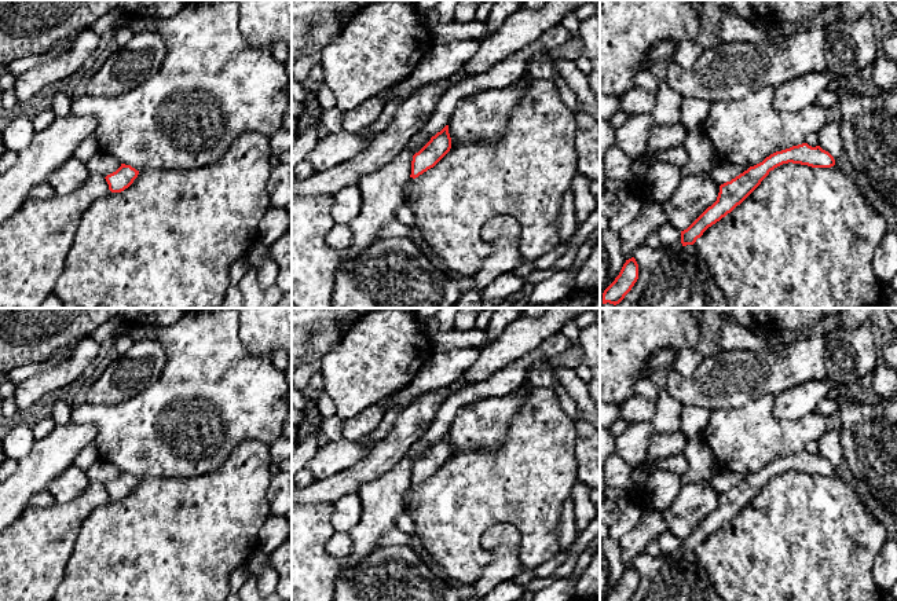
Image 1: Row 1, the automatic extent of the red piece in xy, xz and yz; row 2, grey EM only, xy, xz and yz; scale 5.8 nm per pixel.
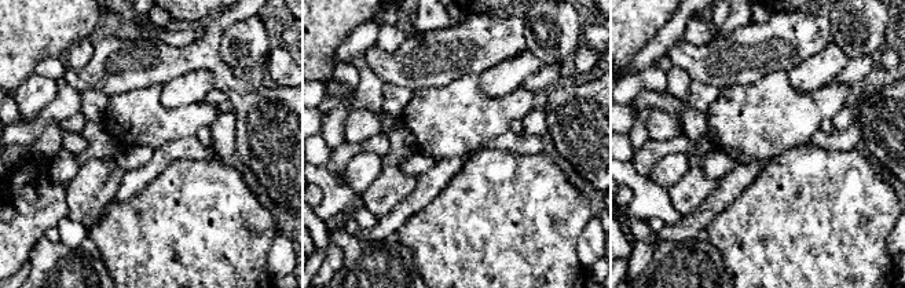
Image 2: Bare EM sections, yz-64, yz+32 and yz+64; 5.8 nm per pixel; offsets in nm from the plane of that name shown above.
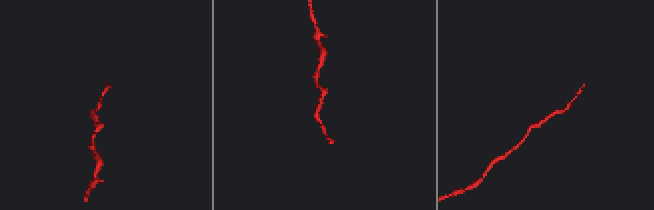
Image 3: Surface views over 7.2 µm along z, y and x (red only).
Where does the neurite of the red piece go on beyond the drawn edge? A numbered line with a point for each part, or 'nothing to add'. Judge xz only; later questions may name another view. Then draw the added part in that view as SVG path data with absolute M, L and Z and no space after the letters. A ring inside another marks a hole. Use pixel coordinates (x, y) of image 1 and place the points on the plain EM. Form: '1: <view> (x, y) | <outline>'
1: xz (524, 483) | M532 388L497 450L451 455L433 476L410 485L404 506L415 524L414 535L444 568L448 580L473 584L482 576L494 558L482 546L482 536L494 525L509 524L517 529L524 571L563 551L557 528L563 505L578 481L575 444L575 421L564 413L554 391Z

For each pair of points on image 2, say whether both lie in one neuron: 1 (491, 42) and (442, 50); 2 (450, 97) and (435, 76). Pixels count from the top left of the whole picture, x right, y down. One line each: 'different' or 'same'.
1: same
2: different

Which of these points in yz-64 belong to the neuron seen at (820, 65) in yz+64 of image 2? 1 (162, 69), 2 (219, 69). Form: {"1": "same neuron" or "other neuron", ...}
{"1": "other neuron", "2": "other neuron"}

